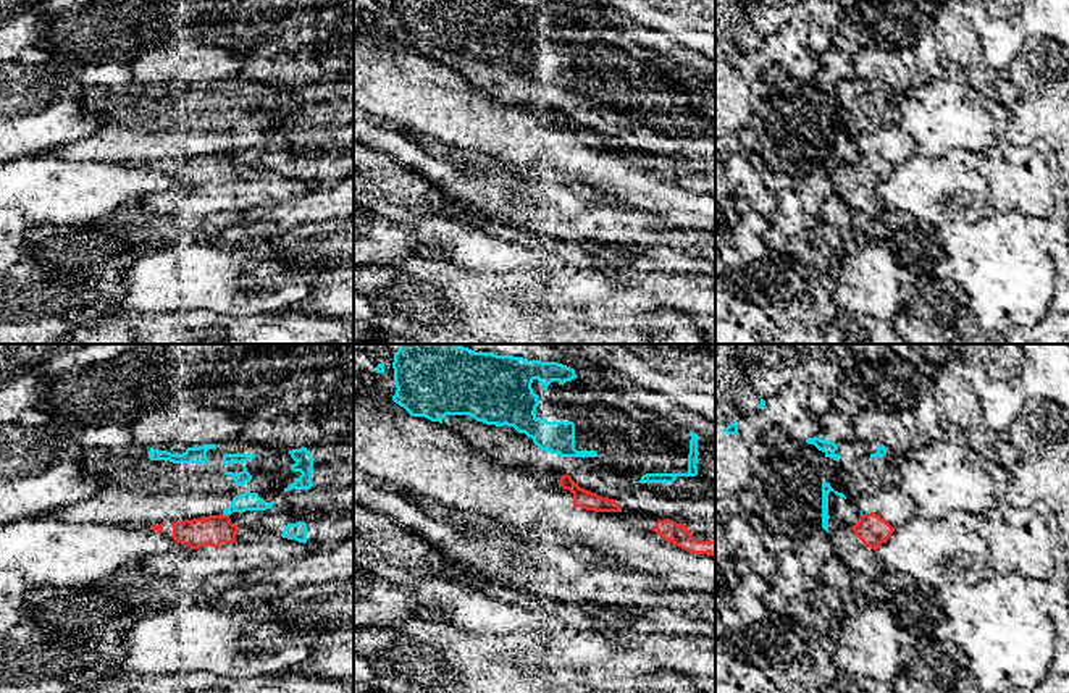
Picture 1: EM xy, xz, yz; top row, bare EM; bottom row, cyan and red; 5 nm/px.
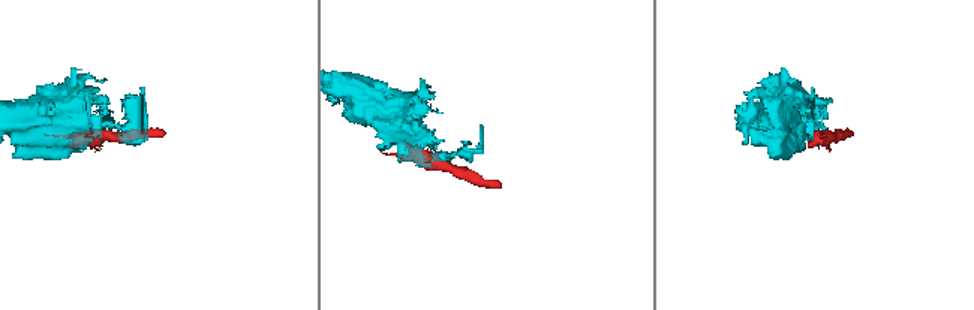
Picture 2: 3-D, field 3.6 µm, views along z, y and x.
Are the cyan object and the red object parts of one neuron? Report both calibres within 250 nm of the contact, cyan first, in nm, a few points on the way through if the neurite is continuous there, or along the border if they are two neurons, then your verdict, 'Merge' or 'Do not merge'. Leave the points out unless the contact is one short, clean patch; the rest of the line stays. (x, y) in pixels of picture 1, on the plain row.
Thickness 100 nm (cyan) against 150 nm. Boundary: xy (222, 152), (228, 154). Do not merge

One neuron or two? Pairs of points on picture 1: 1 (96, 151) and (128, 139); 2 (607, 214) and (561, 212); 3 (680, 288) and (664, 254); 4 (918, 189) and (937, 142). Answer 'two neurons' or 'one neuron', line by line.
1: one neuron
2: two neurons
3: two neurons
4: two neurons

